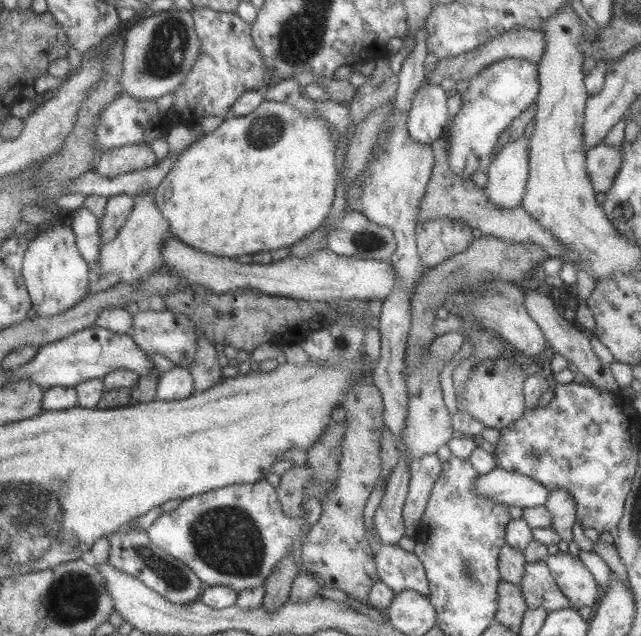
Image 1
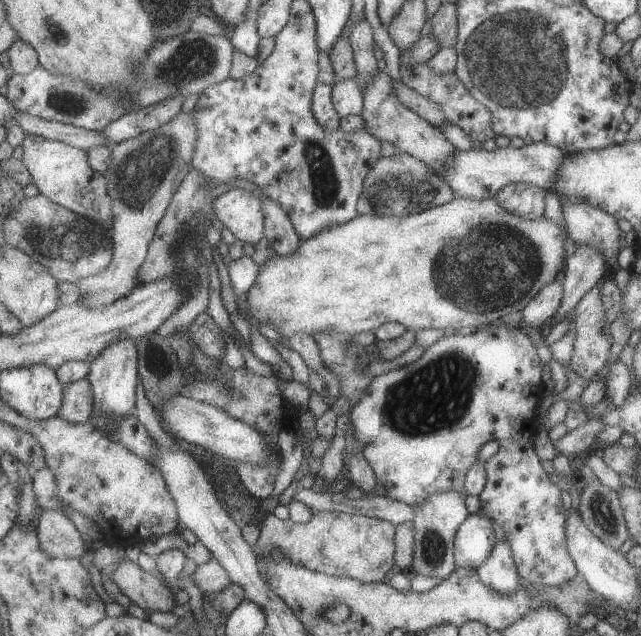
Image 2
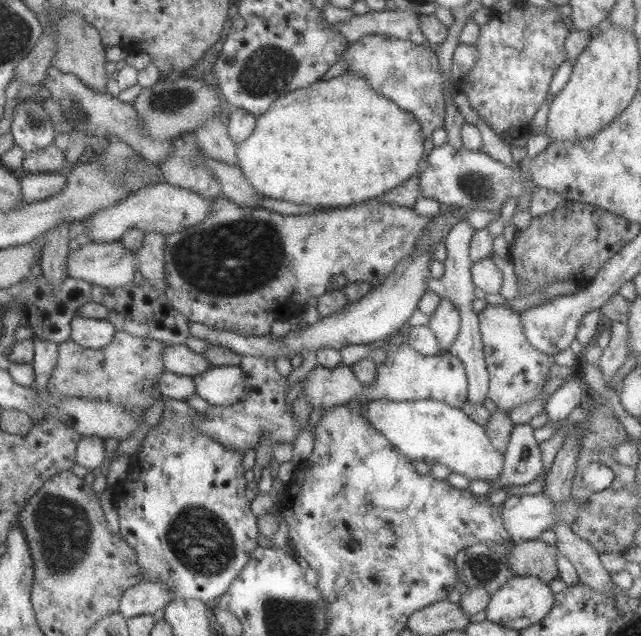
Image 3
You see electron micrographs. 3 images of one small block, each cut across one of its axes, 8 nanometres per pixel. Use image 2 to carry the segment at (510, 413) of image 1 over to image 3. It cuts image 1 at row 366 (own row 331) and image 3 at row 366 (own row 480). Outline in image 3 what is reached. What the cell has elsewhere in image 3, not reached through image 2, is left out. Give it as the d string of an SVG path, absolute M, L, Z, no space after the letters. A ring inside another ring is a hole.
M488 304L487 307L479 312L479 329L483 340L483 354L489 373L489 394L488 397L500 411L508 412L521 404L526 404L542 393L550 368L554 366L556 359L554 355L547 355L534 348L528 342L523 333L520 315L506 305ZM407 323L397 332L397 334L404 332L407 337L404 337L402 345L386 347L388 357L384 363L377 367L376 380L372 384L362 384L355 378L351 368L346 365L324 368L324 366L317 364L304 379L302 392L313 411L318 408L331 408L339 404L349 403L352 399L361 399L362 397L368 401L381 398L395 401L434 399L460 409L468 400L467 375L463 362L452 354L425 356L418 353L408 343L411 328L412 326Z

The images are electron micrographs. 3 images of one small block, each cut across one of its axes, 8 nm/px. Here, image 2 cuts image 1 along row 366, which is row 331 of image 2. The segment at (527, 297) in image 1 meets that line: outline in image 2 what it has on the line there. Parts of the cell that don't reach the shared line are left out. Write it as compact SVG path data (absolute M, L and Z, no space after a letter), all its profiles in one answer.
M594 286L590 292L576 304L575 313L575 330L576 338L574 338L573 356L570 358L570 368L584 380L593 380L594 376L598 376L606 362L613 344L613 338L606 327L606 314L604 304L602 304L602 294L598 290L598 286Z

